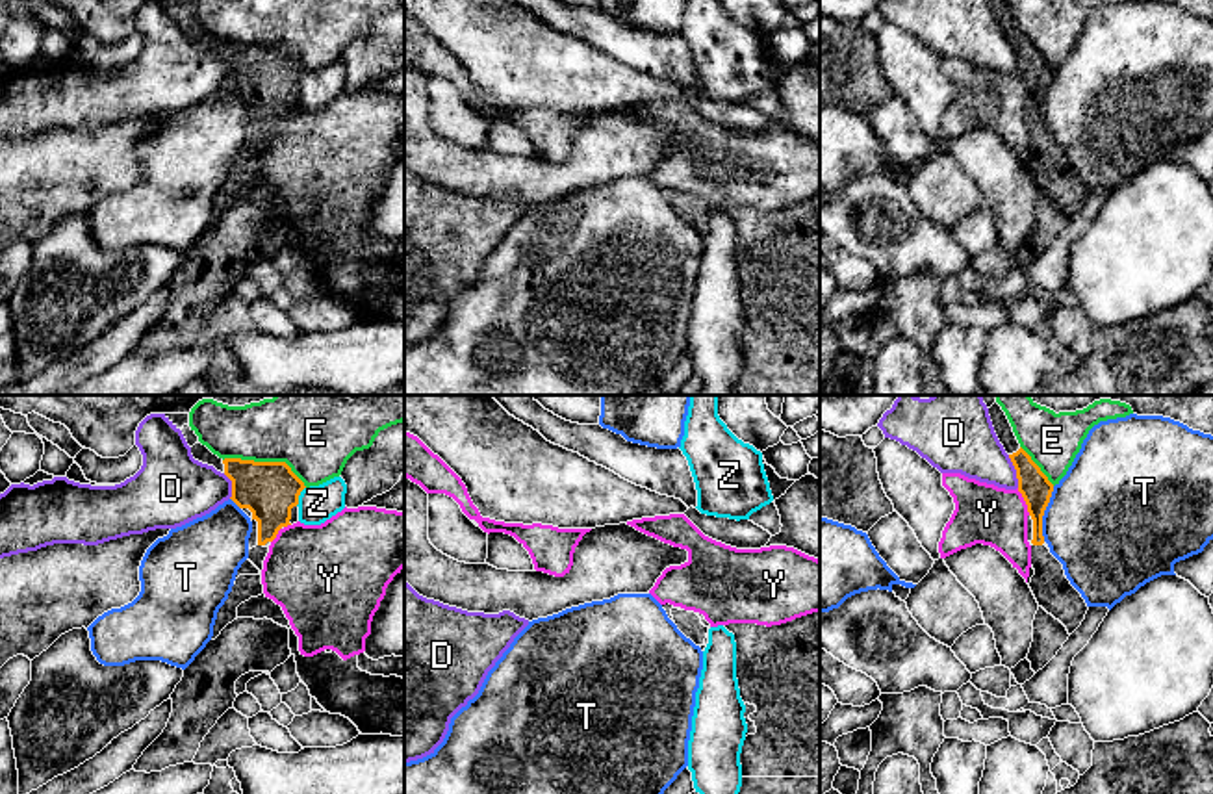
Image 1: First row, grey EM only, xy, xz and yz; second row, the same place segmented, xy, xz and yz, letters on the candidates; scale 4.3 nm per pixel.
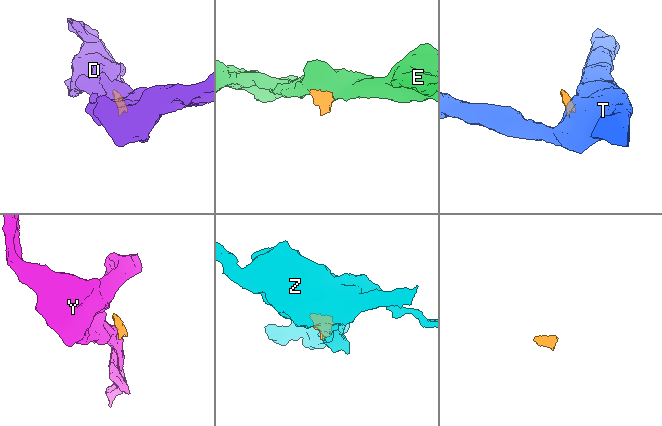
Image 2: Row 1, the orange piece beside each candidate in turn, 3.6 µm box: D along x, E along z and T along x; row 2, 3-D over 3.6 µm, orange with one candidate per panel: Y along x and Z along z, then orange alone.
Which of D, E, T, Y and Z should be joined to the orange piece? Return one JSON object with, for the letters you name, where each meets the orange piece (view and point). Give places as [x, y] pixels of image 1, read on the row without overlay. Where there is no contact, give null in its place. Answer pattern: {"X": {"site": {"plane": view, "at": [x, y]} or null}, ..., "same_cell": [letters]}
{"same_cell": []}

